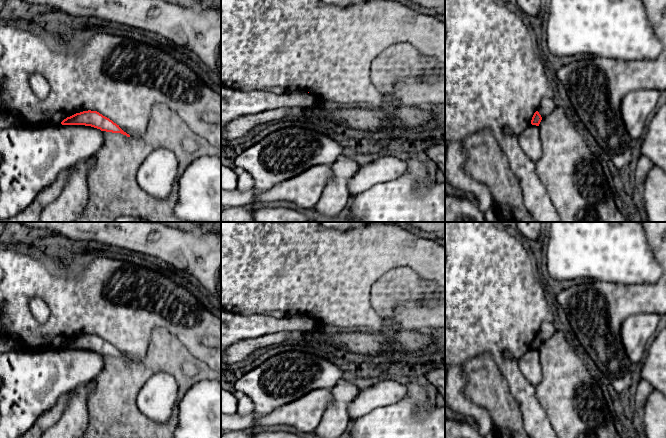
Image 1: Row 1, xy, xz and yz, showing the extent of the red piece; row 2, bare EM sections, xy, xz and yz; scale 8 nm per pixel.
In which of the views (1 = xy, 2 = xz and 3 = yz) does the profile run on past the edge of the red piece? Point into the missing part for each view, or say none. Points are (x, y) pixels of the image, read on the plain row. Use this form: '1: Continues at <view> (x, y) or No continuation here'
1: No continuation here
2: No continuation here
3: No continuation here

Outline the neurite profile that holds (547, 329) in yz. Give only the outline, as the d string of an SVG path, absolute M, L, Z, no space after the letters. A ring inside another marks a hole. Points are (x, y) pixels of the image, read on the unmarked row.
M544 322L540 326L540 330L538 332L538 336L542 342L548 340L553 333L556 331L553 322Z

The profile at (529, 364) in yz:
M530 348L518 361L520 371L526 380L536 387L542 380L539 350Z

